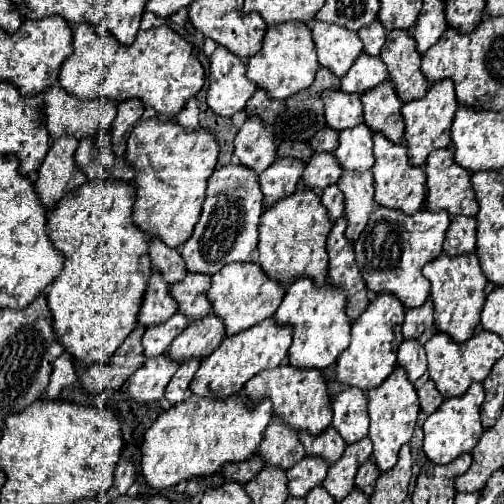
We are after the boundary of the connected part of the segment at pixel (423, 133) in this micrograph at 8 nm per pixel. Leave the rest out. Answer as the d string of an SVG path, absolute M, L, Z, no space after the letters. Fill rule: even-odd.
M452 79L436 81L430 87L430 91L426 93L426 97L404 103L404 107L402 107L402 117L406 121L404 139L406 139L406 145L408 145L408 155L410 155L412 165L424 165L426 157L434 149L448 147L452 143L450 141L450 127L452 127L452 119L454 119L456 109L458 109L458 103L456 103L456 97L454 97Z

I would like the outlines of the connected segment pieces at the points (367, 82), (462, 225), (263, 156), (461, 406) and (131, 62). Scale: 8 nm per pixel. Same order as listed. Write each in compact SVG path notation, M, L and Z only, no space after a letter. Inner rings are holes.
M360 53L350 71L342 77L342 91L346 93L364 93L388 77L386 65L382 59Z
M456 215L446 231L444 239L444 253L446 255L462 255L470 253L476 247L476 219Z
M250 115L234 139L234 161L262 173L274 163L276 149L274 131L258 115Z
M472 383L464 395L444 399L438 411L428 415L428 419L424 421L424 451L432 463L446 465L448 461L454 461L462 453L472 453L484 431L480 421L482 401L484 401L482 383Z
M80 23L74 29L74 53L62 63L58 81L76 97L106 97L114 101L138 97L144 105L154 107L158 115L176 115L202 89L204 67L194 55L192 43L168 25L138 31L132 45L122 45L112 35L108 39L98 35L92 23Z

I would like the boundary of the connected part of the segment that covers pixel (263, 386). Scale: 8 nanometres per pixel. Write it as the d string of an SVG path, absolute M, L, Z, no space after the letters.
M278 365L276 369L264 369L246 383L246 397L254 403L262 397L270 397L274 405L274 415L286 419L288 425L296 429L306 429L318 435L332 423L332 407L328 395L328 383L320 369L300 369L290 365Z

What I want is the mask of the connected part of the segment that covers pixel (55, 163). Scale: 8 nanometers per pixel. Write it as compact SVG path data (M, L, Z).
M72 135L58 137L56 143L52 143L42 167L38 169L36 191L46 207L52 207L68 191L80 187L80 183L86 181L84 171L80 171L80 167L74 161L76 149L78 139L74 139Z

